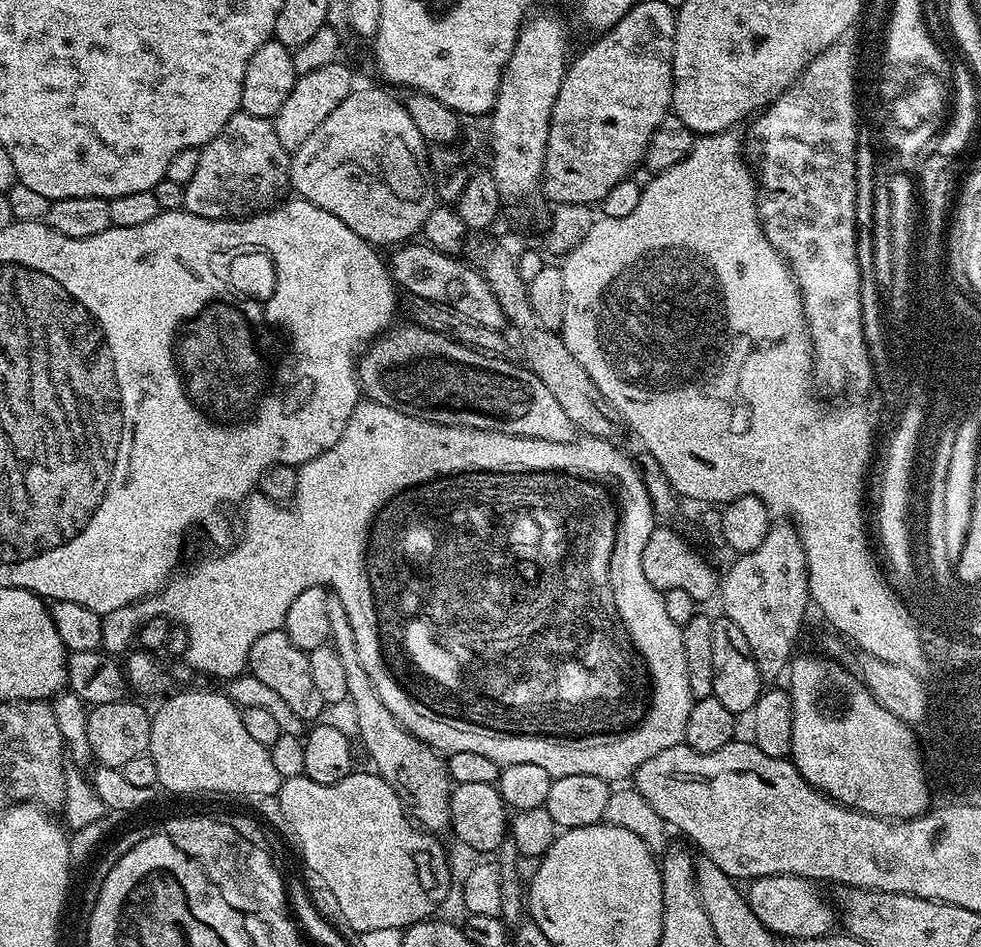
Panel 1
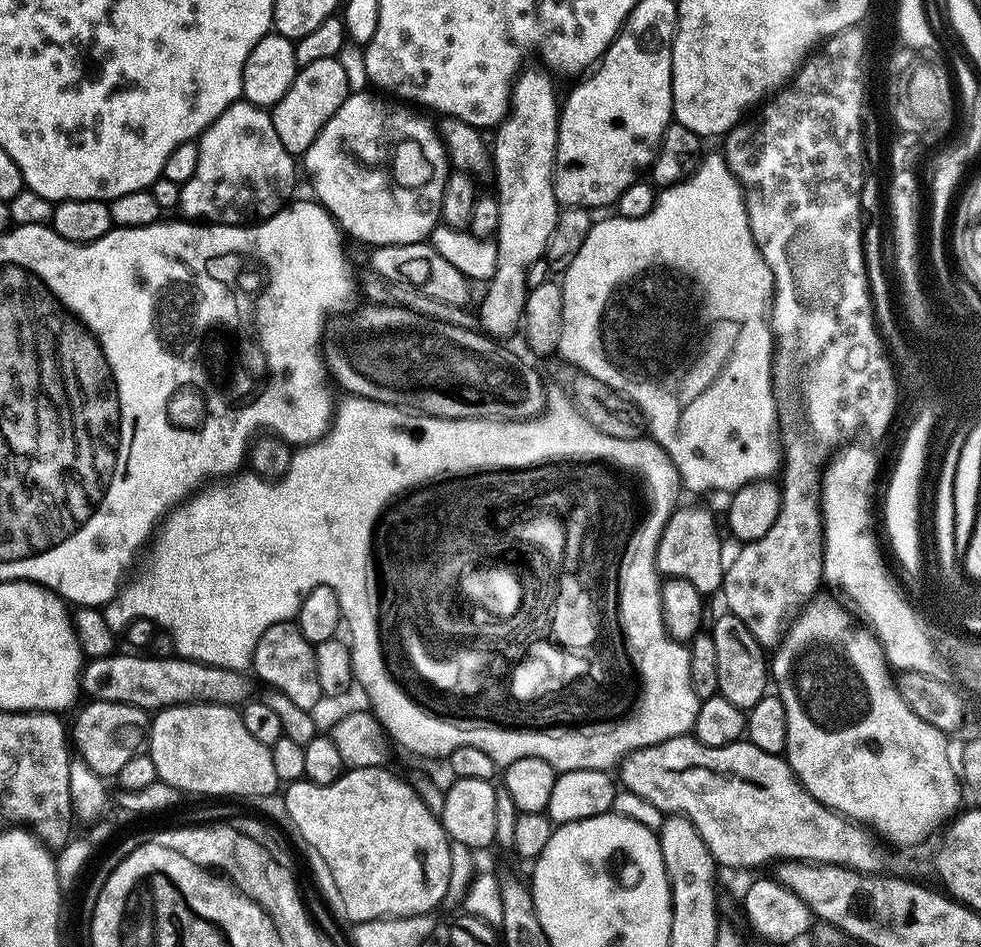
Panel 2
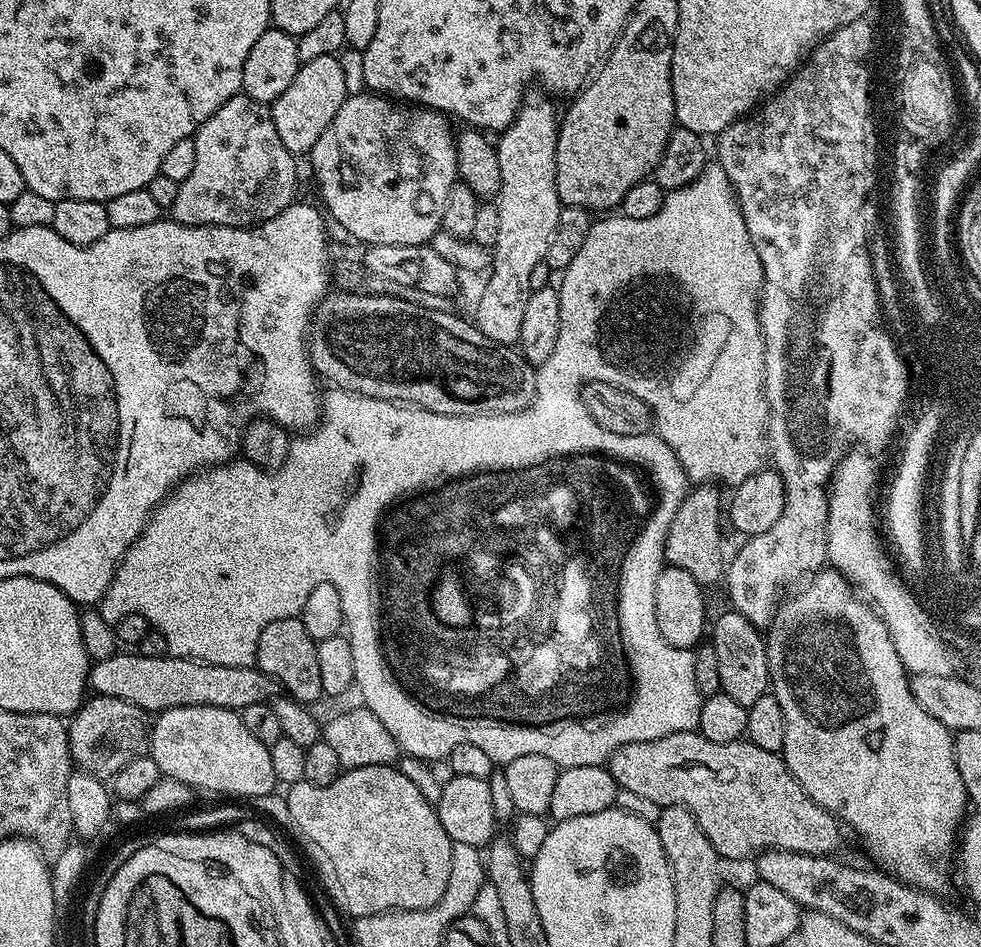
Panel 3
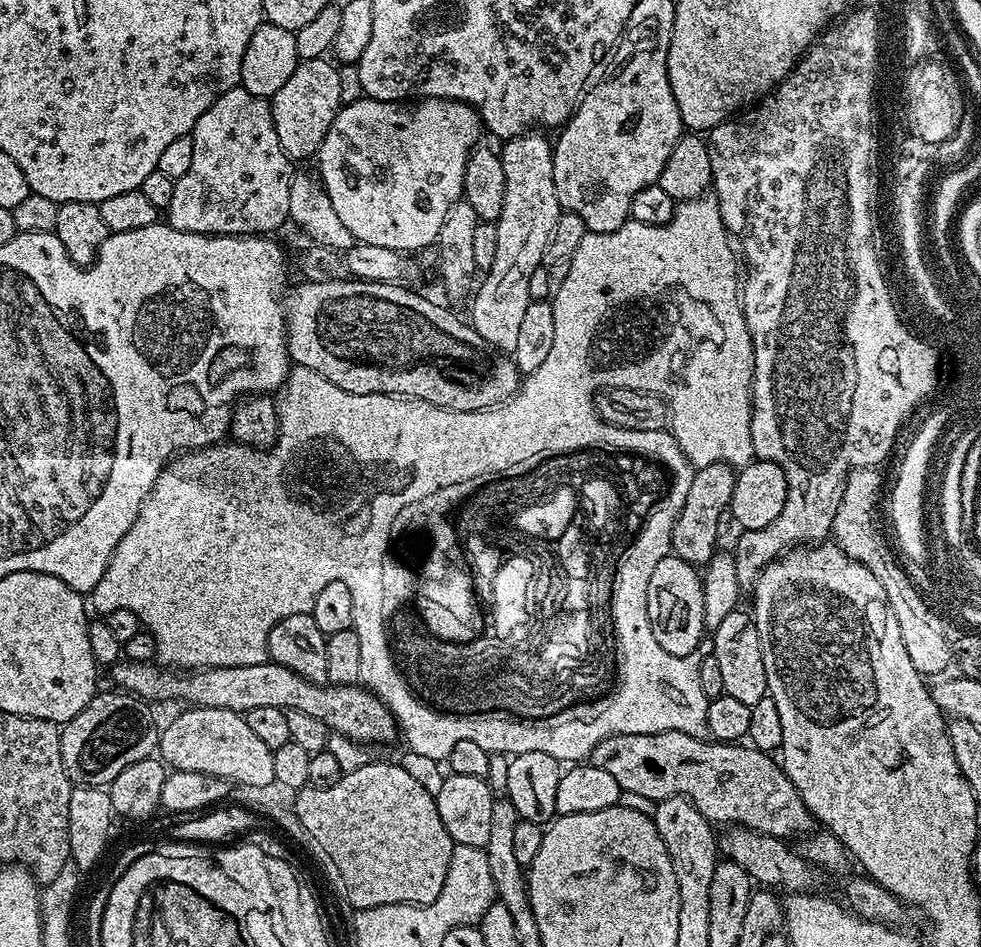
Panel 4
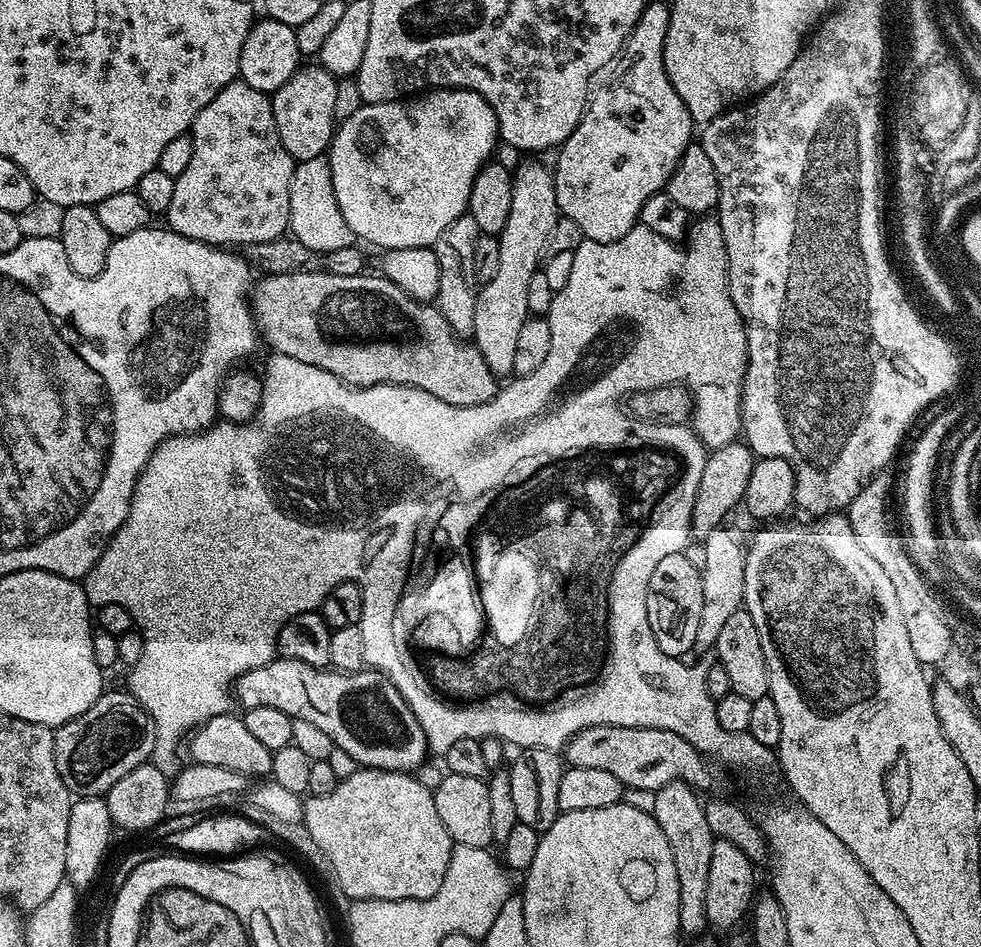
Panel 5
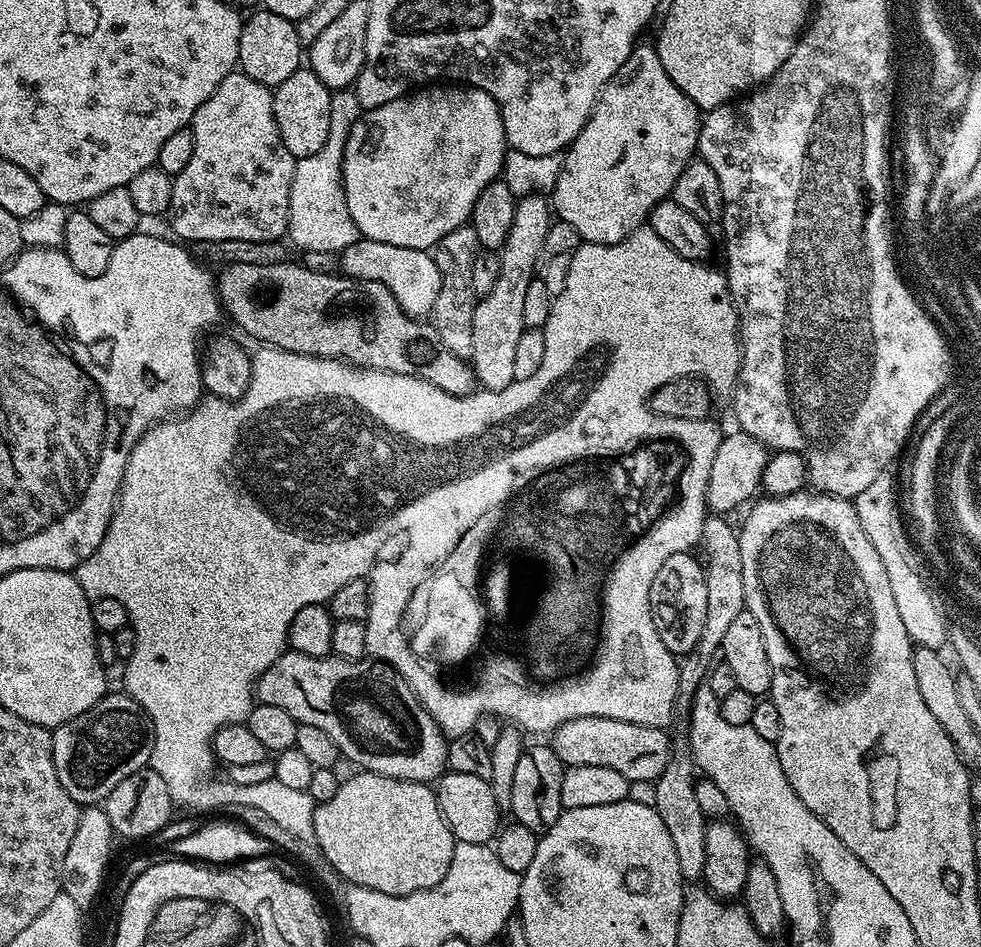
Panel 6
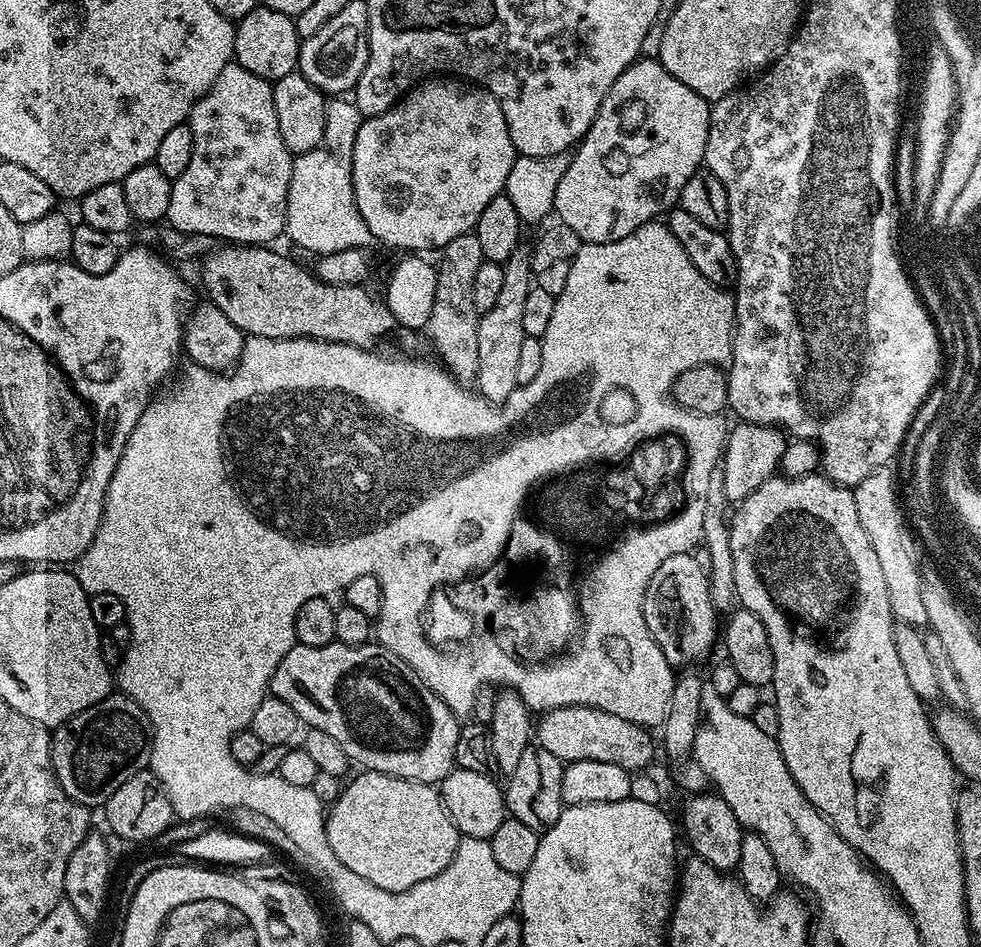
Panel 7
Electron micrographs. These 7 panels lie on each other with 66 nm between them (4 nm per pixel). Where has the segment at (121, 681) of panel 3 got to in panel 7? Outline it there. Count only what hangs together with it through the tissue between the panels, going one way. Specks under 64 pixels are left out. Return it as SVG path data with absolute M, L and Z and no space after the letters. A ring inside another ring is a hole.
M339 642L326 646L295 643L286 658L278 662L278 670L274 670L272 675L270 692L282 698L287 705L294 706L294 714L298 714L301 725L330 734L330 738L346 750L349 761L353 765L361 764L361 769L436 786L456 767L461 721L424 685L409 664L402 662L398 654L386 650L379 642L358 646Z

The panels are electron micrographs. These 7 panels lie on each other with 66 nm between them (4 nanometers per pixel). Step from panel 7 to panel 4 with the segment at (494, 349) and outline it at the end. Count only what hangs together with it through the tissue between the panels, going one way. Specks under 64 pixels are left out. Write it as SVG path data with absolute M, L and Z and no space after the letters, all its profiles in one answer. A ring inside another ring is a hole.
M536 130L525 132L524 135L507 141L499 149L502 171L506 174L506 198L502 202L502 214L499 220L495 221L498 246L494 249L494 266L490 266L490 270L483 273L484 281L472 300L470 323L486 344L505 354L510 354L516 345L526 306L533 301L529 291L530 274L545 263L544 251L550 242L550 230L554 230L554 222L558 222L562 211L558 202L558 190L554 190L553 145L544 136L547 135Z

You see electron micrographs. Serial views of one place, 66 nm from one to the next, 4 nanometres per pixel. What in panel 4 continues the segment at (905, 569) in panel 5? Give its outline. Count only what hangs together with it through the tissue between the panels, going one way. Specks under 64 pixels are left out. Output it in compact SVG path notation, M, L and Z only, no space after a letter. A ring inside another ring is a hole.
M879 467L857 468L855 472L849 474L848 481L844 483L838 514L834 518L832 527L834 540L847 556L862 562L876 575L878 582L882 582L886 590L886 598L894 610L894 618L898 618L898 626L902 630L902 642L906 642L906 654L910 654L910 662L914 662L914 670L918 670L925 678L936 678L947 673L944 671L947 670L948 663L951 665L954 659L951 652L945 648L940 624L925 611L919 590L912 584L901 561L899 559L896 561L897 553L895 551L892 553L888 549L883 534L876 529L876 499L880 496L880 471Z

